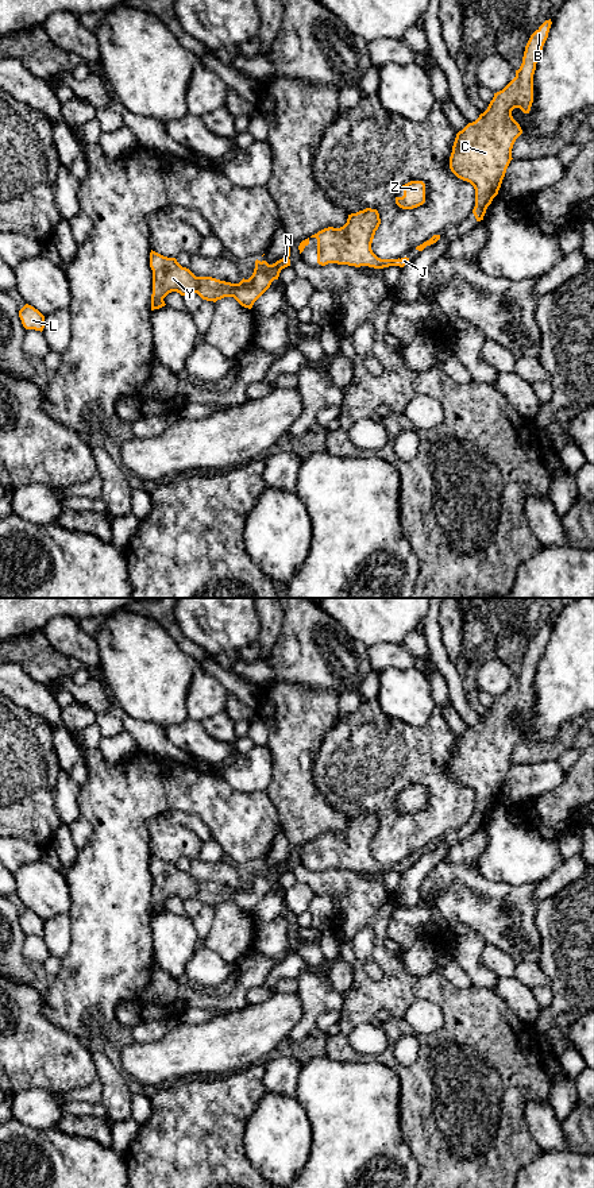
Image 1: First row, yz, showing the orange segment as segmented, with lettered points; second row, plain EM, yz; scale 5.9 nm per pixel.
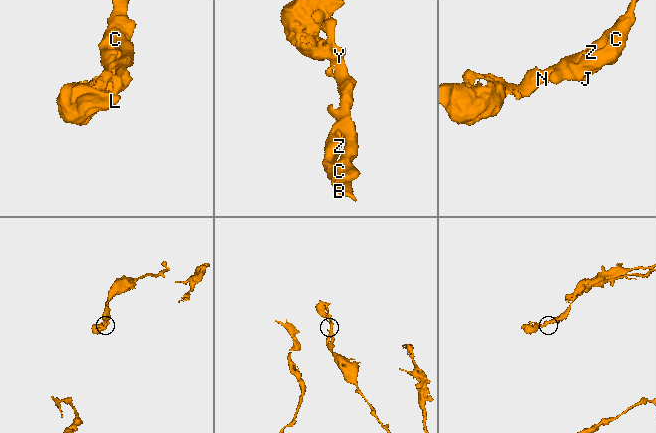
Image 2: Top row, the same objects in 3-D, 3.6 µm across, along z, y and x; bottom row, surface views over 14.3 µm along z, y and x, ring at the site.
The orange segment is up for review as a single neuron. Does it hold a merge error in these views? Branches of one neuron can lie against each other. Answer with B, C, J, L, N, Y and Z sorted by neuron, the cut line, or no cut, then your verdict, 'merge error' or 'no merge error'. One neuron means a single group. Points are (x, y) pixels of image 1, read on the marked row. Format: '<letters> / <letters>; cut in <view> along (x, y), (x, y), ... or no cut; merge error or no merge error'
B C J L N Y Z; no cut; no merge error

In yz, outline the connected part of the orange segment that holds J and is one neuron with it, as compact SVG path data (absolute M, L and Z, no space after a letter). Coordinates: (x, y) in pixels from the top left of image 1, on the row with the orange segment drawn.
M366 208L356 213L348 215L347 223L340 228L328 227L310 238L317 239L317 263L348 266L369 266L383 269L389 266L404 267L409 258L381 259L373 250L371 243L381 224L377 209Z

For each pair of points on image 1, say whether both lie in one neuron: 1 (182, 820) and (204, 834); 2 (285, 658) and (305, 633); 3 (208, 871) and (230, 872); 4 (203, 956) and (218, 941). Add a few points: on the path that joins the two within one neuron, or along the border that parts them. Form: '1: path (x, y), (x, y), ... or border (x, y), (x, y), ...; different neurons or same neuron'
1: path (188, 820), (199, 829); same neuron
2: path (290, 652), (304, 639); same neuron
3: path (213, 872), (224, 872); same neuron
4: border (204, 945), (228, 961), (236, 961), (242, 957); different neurons

